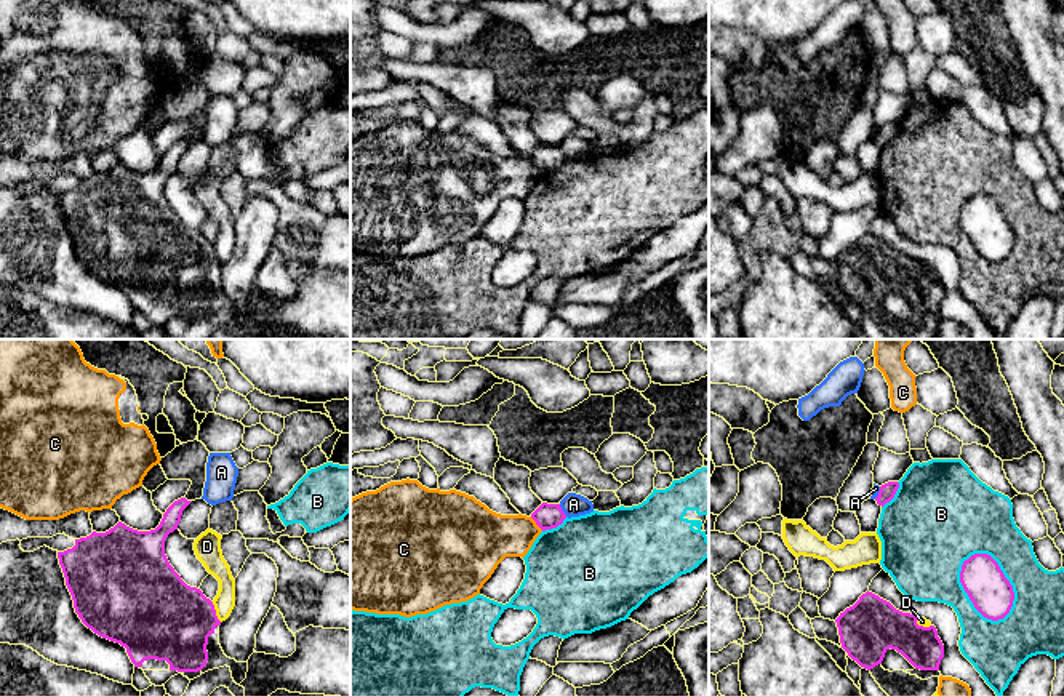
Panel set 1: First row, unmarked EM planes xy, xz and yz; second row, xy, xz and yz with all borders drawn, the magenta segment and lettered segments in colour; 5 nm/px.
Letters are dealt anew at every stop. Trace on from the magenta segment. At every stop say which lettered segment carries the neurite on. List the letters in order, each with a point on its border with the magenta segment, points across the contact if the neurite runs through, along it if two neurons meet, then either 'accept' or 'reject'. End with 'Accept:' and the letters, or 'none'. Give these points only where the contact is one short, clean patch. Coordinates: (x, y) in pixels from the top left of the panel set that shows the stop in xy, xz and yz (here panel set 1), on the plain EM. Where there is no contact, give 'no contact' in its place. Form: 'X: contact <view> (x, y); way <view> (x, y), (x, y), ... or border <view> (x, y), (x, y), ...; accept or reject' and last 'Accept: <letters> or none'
A: contact xz (562, 152); border xz (559, 146), (567, 157); reject
B: contact yz (1008, 223); reject
C: contact xz (536, 165); reject
D: contact xy (215, 253); reject
Accept: none

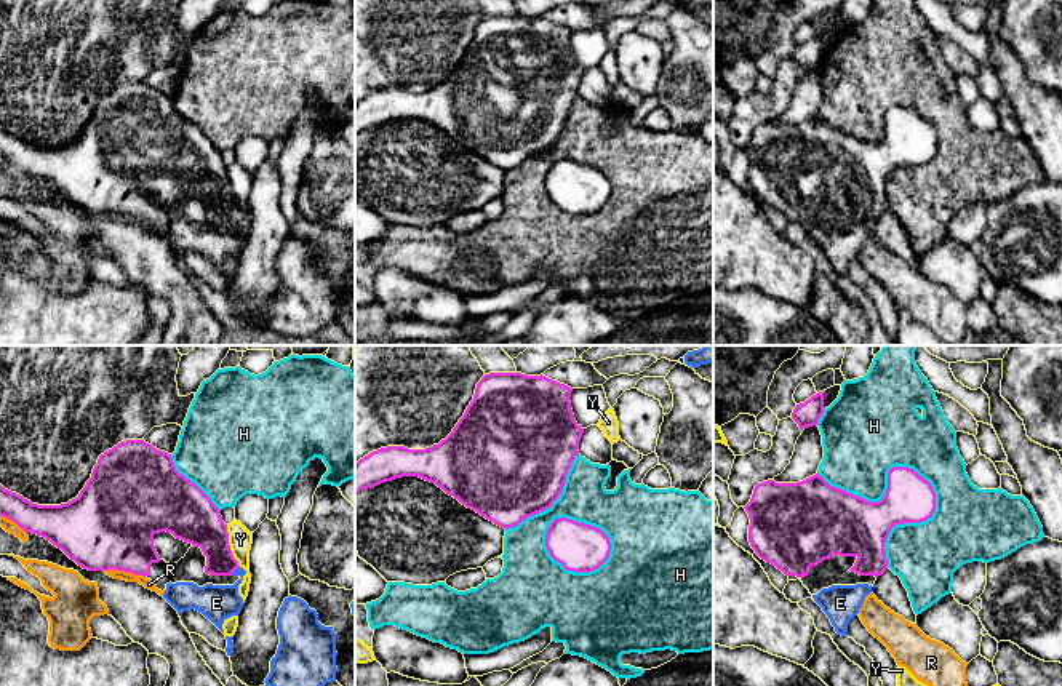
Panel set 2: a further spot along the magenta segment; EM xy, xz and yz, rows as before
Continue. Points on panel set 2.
E: contact xy (234, 211); way xy (205, 171), (218, 195), (234, 211), (242, 219), (216, 245); accept
H: contact yz (888, 125); reject
R: contact xy (125, 213); reject
Y: contact xy (229, 187); reject
Accept: E

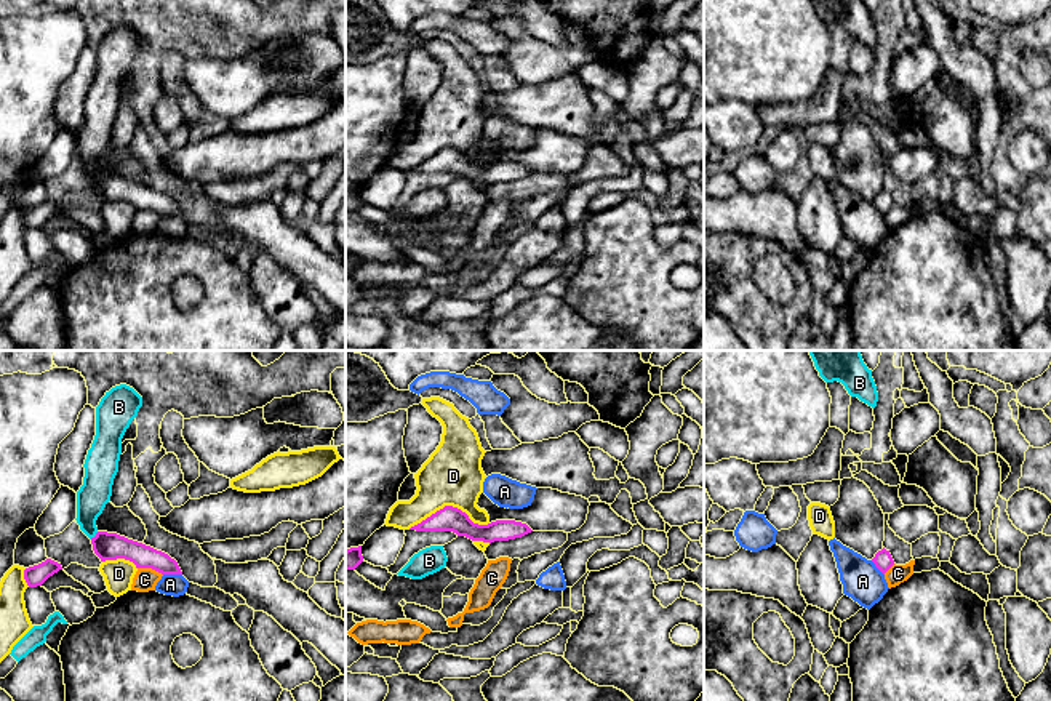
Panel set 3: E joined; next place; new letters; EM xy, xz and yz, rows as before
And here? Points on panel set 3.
A: contact xy (173, 215); reject
B: contact xy (95, 178); reject
C: contact xy (151, 208); border xy (138, 208), (151, 208), (162, 216); reject
D: contact xz (448, 148); reject
Accept: none

